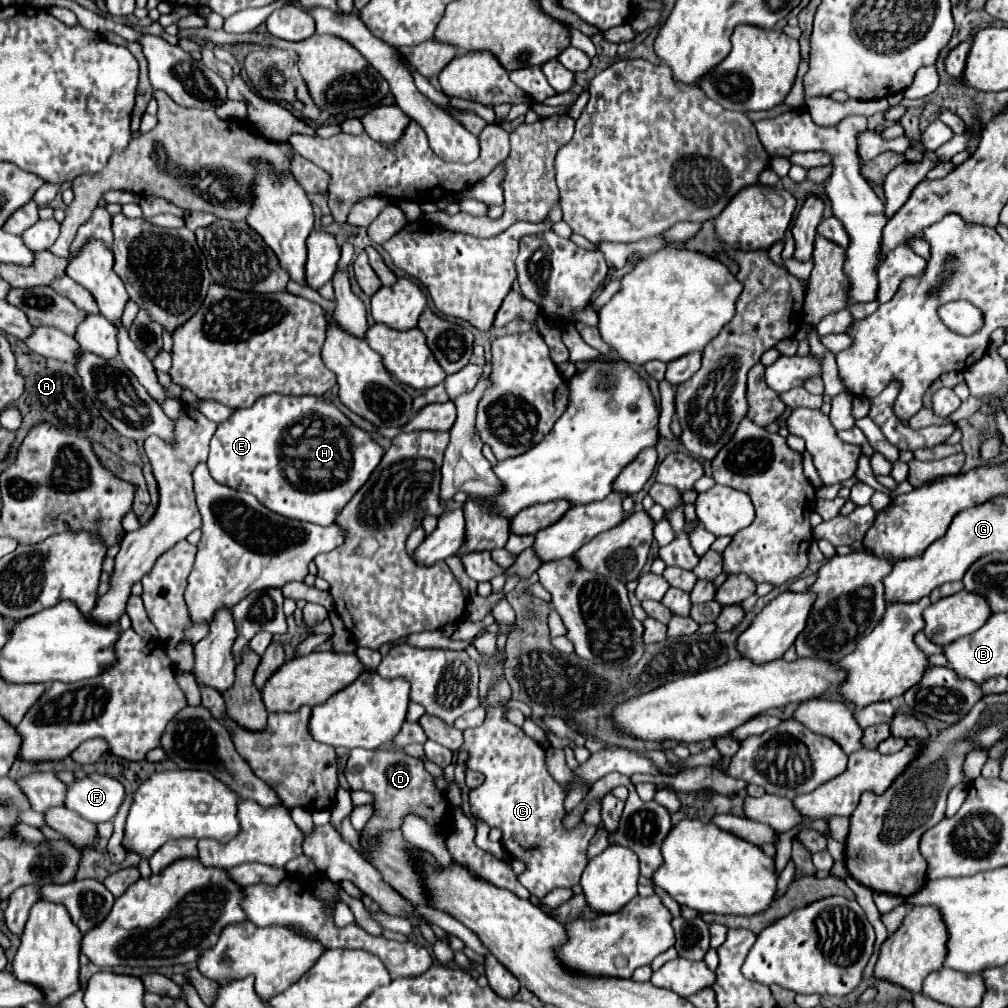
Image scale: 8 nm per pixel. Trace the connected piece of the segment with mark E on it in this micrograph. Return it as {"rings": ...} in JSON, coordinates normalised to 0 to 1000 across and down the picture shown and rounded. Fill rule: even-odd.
{"rings":[[[265,391],[265,393],[259,393],[249,405],[233,407],[223,419],[219,419],[215,423],[215,429],[209,435],[209,446],[207,446],[205,462],[207,462],[209,472],[215,478],[219,478],[219,480],[223,480],[231,486],[241,486],[241,488],[255,492],[255,496],[259,496],[259,500],[263,500],[267,506],[271,506],[279,512],[291,514],[291,516],[301,516],[301,518],[311,518],[311,520],[316,520],[316,522],[326,522],[326,520],[330,520],[334,510],[342,504],[342,500],[352,492],[352,488],[366,476],[368,468],[378,458],[378,452],[380,452],[380,444],[368,435],[368,431],[354,425],[344,413],[340,413],[340,409],[334,407],[334,403],[328,397],[322,397],[320,393]],[[322,415],[330,417],[330,421],[338,423],[338,425],[330,425],[330,421],[322,421]],[[297,419],[303,421],[303,425],[318,425],[318,429],[334,429],[334,433],[338,433],[338,437],[346,437],[346,440],[342,440],[342,448],[348,446],[348,450],[350,450],[350,452],[346,452],[346,456],[350,456],[348,464],[346,464],[346,460],[342,460],[342,472],[346,472],[346,476],[342,476],[342,478],[338,478],[330,484],[318,484],[318,488],[299,488],[299,484],[293,484],[287,478],[287,472],[283,472],[283,448],[287,448],[287,440],[283,440],[283,437],[287,437],[285,433],[289,429],[289,423],[293,423]]]}

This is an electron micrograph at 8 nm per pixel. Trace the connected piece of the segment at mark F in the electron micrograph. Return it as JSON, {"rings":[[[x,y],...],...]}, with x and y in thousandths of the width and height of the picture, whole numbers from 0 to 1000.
{"rings":[[[92,766],[84,772],[74,772],[74,776],[66,780],[64,802],[76,806],[80,812],[92,817],[98,817],[114,812],[122,792],[124,784],[120,776]]]}

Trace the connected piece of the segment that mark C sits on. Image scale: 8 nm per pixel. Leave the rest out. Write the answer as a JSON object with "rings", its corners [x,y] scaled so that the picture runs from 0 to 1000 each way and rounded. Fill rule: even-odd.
{"rings":[[[501,698],[485,702],[483,712],[481,704],[473,702],[451,714],[455,724],[461,724],[461,738],[457,744],[465,746],[463,762],[479,764],[481,778],[467,784],[467,808],[479,812],[485,819],[497,821],[501,843],[519,854],[522,863],[515,869],[515,875],[539,891],[551,881],[568,881],[574,877],[574,871],[582,859],[582,839],[590,829],[590,821],[576,815],[570,823],[561,823],[557,819],[561,812],[559,794],[563,780],[551,776],[541,762],[541,744],[529,732],[509,718],[501,710]],[[479,718],[479,720],[477,720]],[[475,720],[475,722],[471,722]]]}

